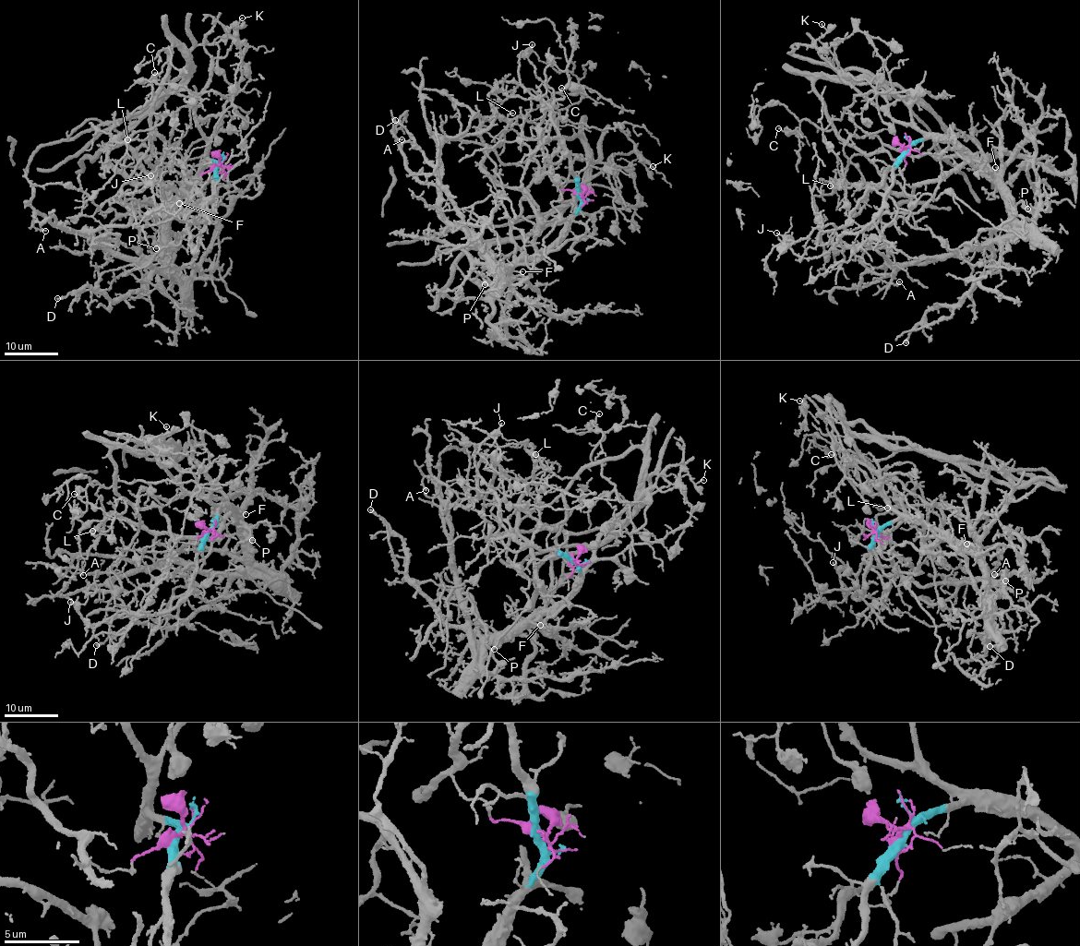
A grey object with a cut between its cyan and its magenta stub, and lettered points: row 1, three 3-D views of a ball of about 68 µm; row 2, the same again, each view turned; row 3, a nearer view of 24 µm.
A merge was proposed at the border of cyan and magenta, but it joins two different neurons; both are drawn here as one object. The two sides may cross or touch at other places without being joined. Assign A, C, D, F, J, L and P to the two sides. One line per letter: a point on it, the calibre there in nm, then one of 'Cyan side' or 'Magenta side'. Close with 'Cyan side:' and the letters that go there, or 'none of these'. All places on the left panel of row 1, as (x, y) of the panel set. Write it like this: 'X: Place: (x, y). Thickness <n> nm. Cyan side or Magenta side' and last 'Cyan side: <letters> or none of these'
A: Place: (45, 231). Thickness 120 nm. Cyan side
C: Place: (154, 72). Thickness 110 nm. Magenta side
D: Place: (57, 298). Thickness 130 nm. Cyan side
F: Place: (179, 203). Thickness 110 nm. Cyan side
J: Place: (150, 175). Thickness 100 nm. Magenta side
L: Place: (127, 139). Thickness 240 nm. Cyan side
P: Place: (156, 248). Thickness 300 nm. Cyan side
Cyan side: A, D, F, L, P

